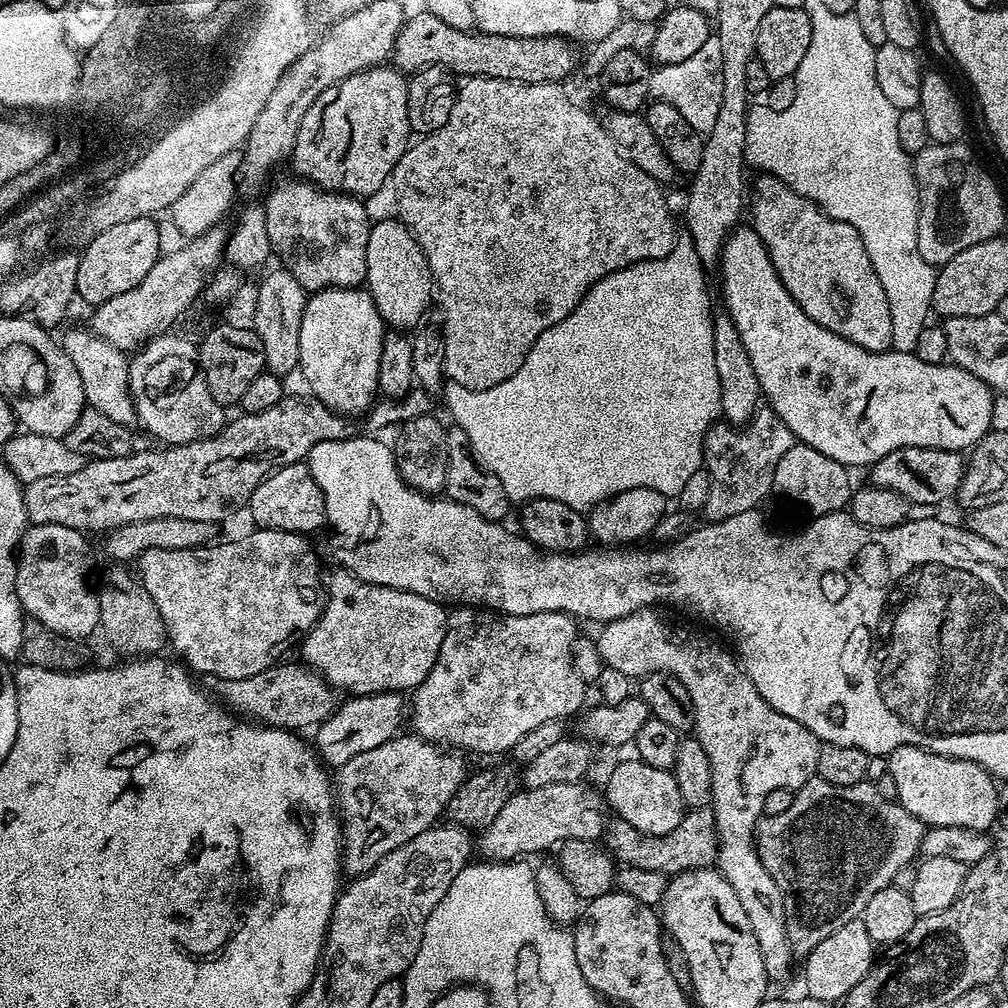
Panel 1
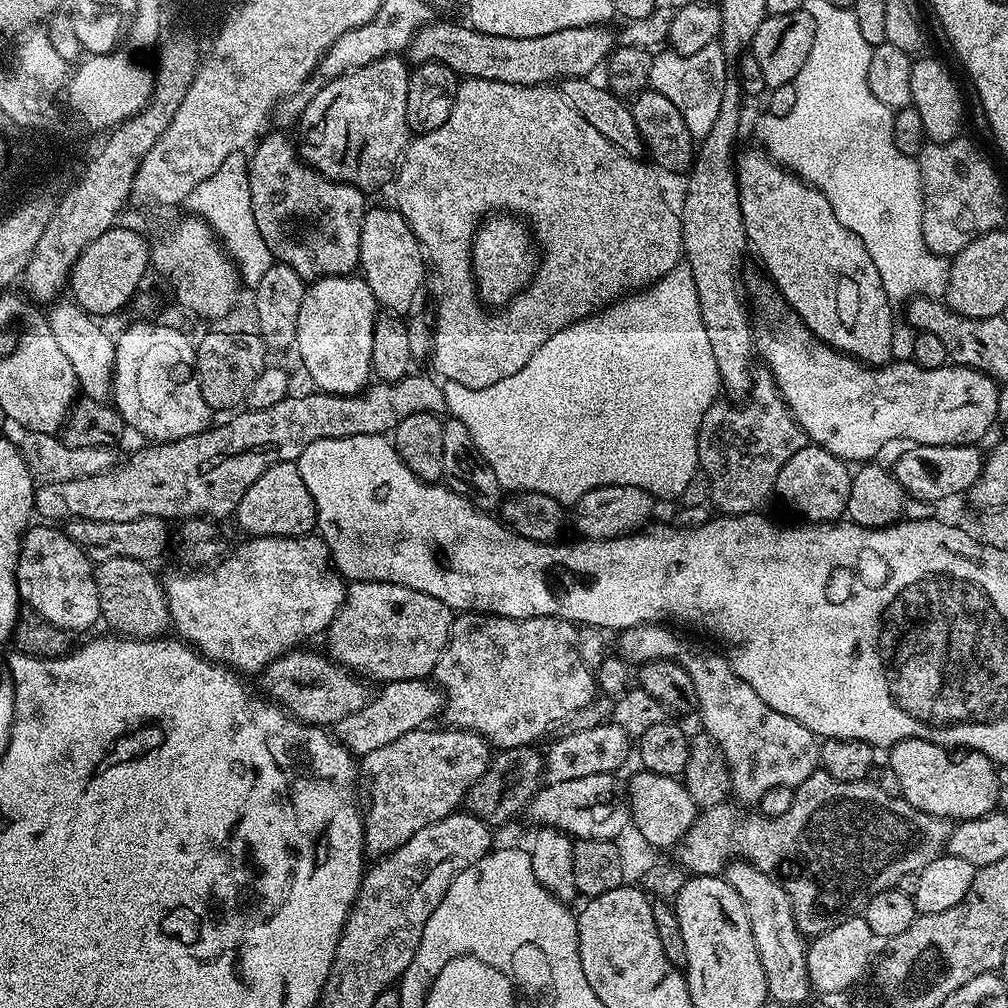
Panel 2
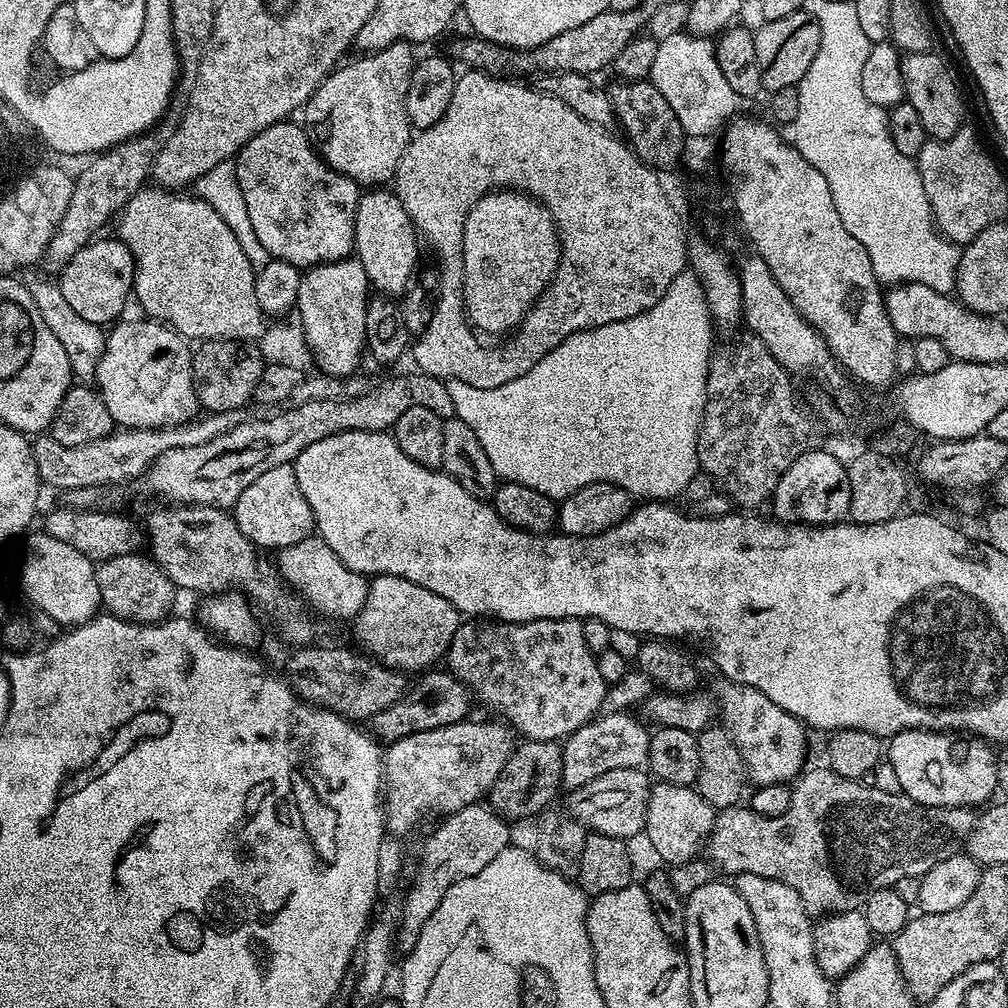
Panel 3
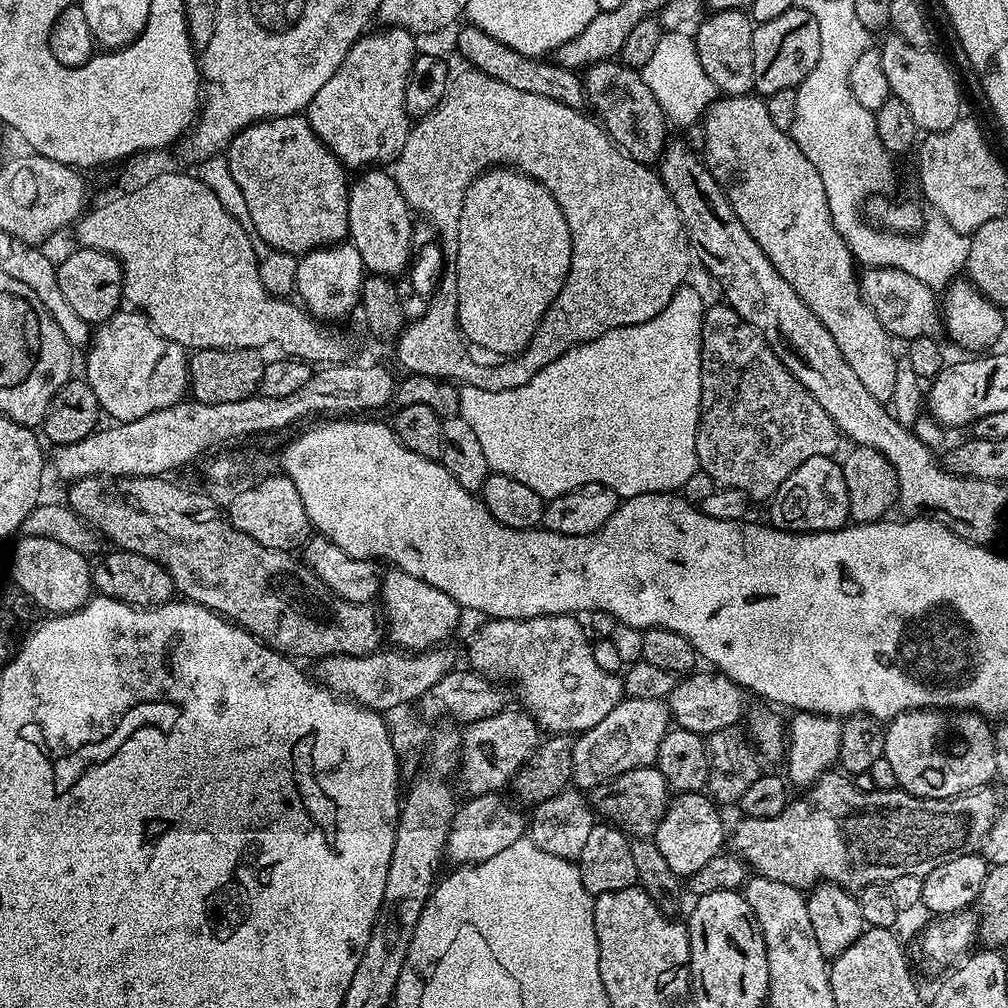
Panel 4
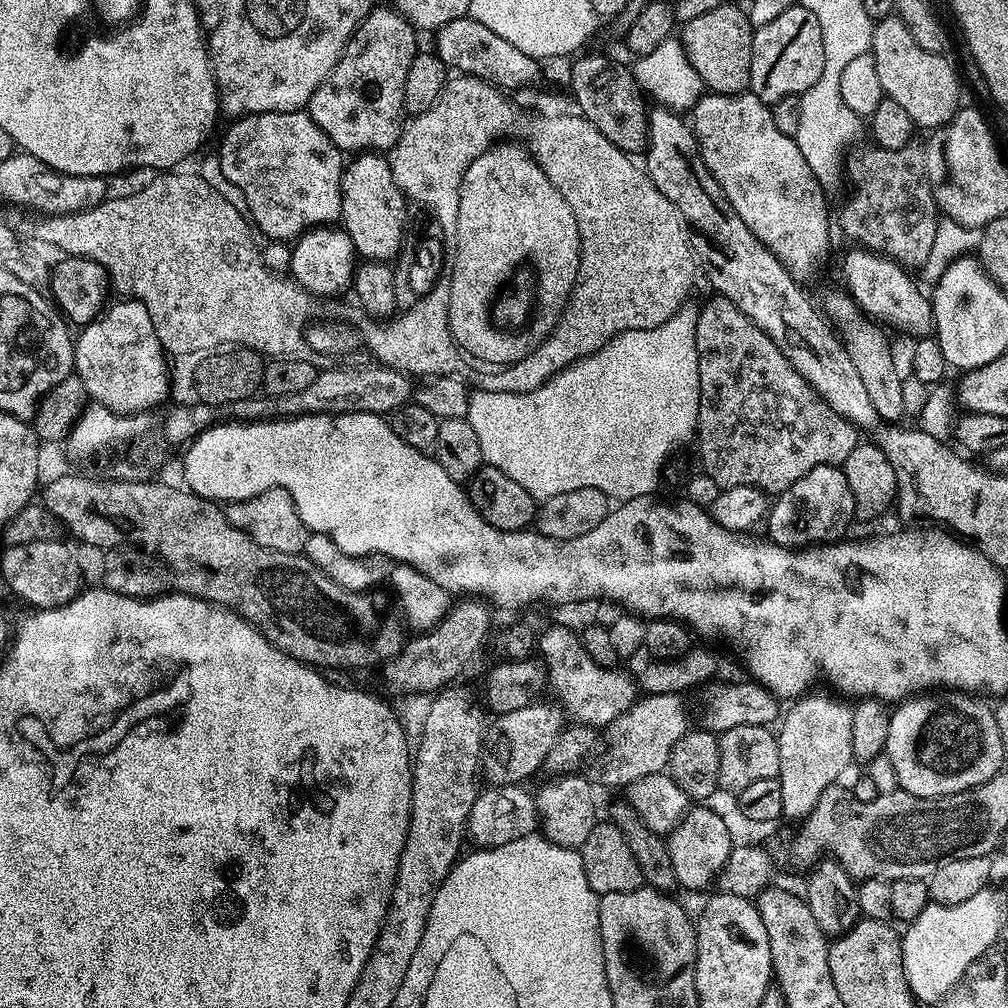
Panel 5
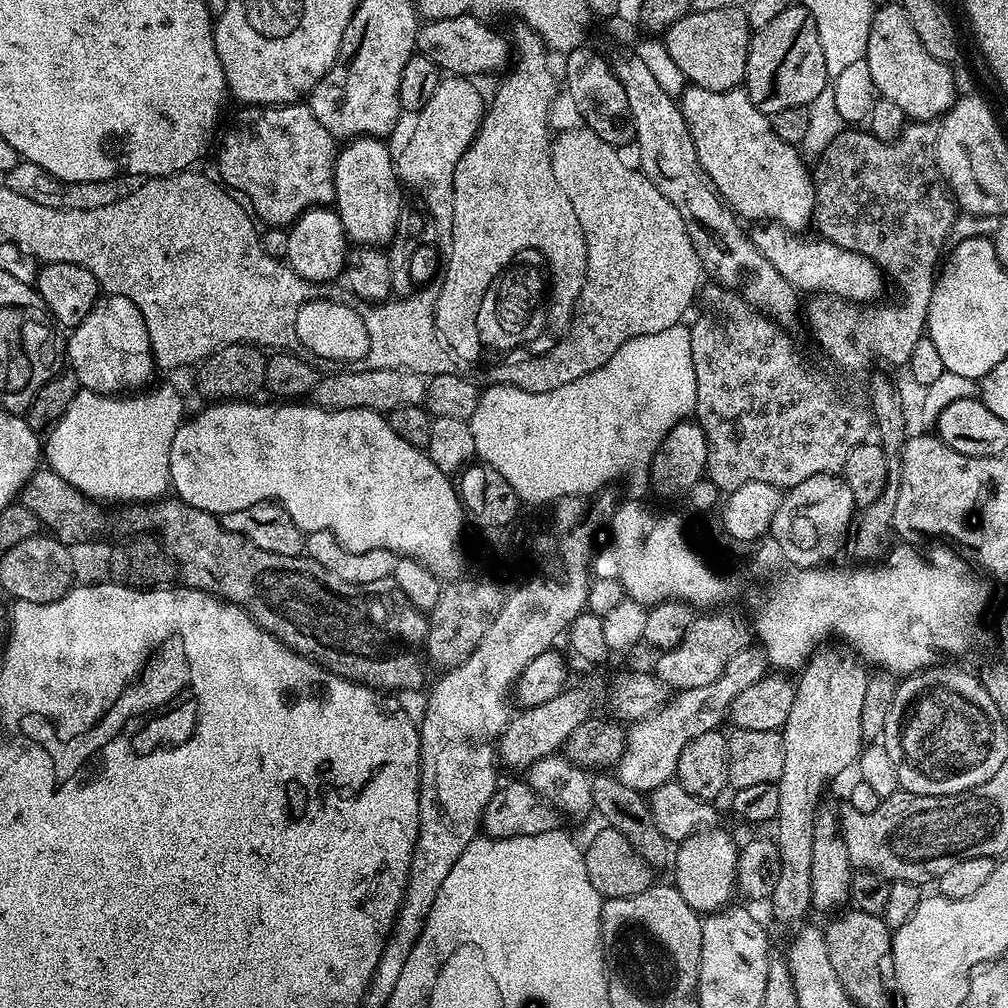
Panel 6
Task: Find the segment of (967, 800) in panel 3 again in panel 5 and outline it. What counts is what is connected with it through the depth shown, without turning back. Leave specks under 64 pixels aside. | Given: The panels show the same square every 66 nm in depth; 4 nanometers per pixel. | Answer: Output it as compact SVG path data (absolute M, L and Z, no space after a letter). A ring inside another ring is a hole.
M928 690L897 703L890 712L890 734L884 752L898 774L898 785L915 796L949 796L985 784L1005 767L1001 735L995 722L993 705L979 695L959 690Z

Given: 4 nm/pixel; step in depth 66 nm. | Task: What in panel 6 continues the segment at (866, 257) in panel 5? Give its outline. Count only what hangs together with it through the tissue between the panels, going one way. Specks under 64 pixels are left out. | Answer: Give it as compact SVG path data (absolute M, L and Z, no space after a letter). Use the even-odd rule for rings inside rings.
M764 222L753 228L756 229L751 229L750 235L762 258L766 258L766 262L770 262L770 266L801 293L841 296L853 304L870 304L883 297L880 295L884 292L886 277L870 258L823 238L807 240L807 235L794 233L781 224Z

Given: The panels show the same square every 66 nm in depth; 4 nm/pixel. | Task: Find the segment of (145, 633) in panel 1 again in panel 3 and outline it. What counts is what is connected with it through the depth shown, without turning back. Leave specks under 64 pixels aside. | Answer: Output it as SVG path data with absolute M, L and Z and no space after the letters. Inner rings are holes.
M148 554L110 558L97 567L96 581L100 587L103 611L119 620L132 620L135 624L159 624L160 621L169 619L171 612L168 611L178 595L178 589L171 578Z

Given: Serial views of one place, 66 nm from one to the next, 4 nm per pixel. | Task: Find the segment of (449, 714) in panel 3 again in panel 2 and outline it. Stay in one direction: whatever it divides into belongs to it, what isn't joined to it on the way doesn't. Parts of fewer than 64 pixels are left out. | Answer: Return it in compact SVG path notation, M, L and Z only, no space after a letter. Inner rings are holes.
M403 680L383 685L382 691L369 699L369 702L358 714L342 718L334 726L334 735L354 756L363 758L374 750L382 750L389 742L402 738L414 730L431 725L432 719L439 717L444 710L444 693L435 683L423 680ZM429 683L429 684L428 684Z

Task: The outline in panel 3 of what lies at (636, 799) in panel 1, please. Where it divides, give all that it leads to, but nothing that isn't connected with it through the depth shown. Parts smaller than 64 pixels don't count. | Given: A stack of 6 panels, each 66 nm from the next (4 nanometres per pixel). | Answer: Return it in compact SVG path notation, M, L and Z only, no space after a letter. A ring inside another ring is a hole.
M656 782L651 785L648 793L643 835L648 836L653 850L665 860L665 865L684 864L701 855L712 833L716 813L717 809L712 808L695 787Z

